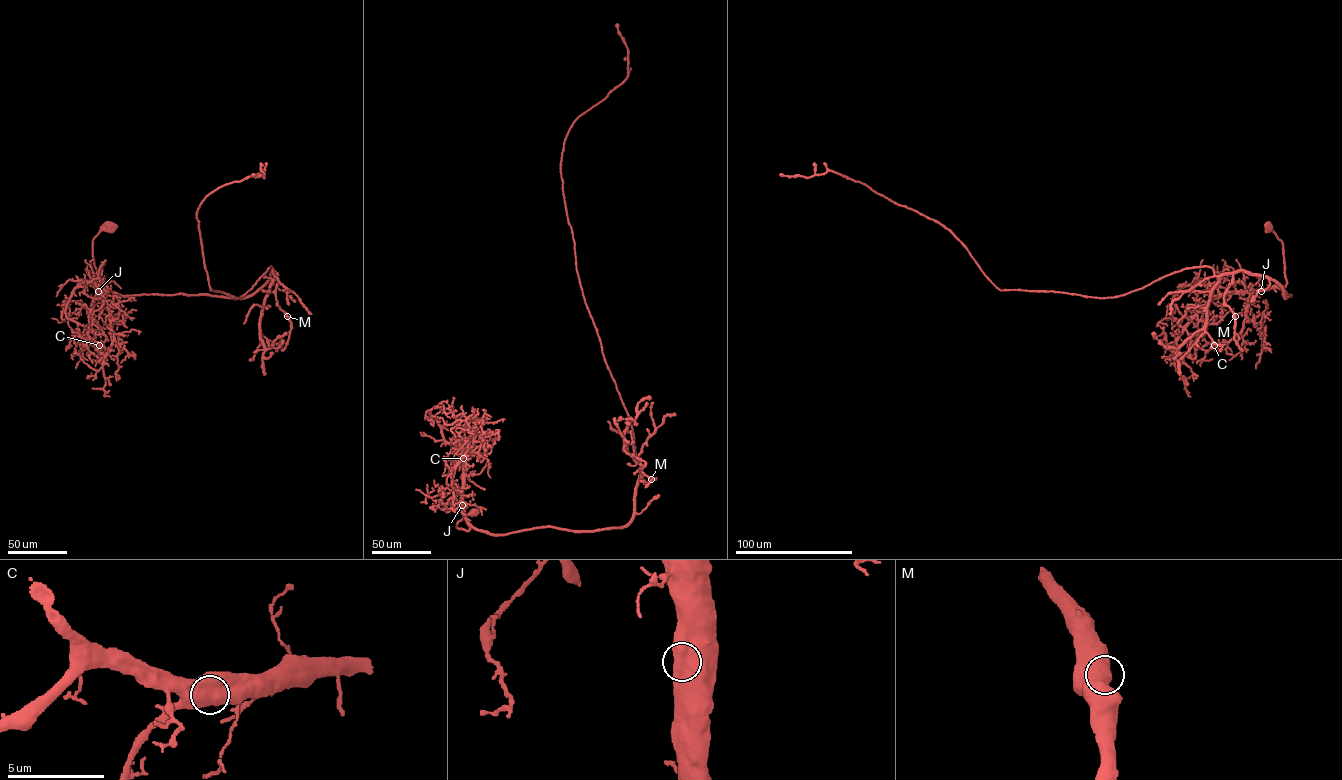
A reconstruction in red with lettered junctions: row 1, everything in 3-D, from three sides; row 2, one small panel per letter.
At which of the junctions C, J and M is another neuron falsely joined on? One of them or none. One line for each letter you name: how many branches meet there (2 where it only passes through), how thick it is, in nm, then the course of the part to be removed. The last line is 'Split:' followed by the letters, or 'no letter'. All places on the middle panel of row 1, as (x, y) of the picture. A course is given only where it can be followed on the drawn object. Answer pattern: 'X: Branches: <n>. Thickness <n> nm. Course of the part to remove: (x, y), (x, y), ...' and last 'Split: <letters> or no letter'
Split: no letter

